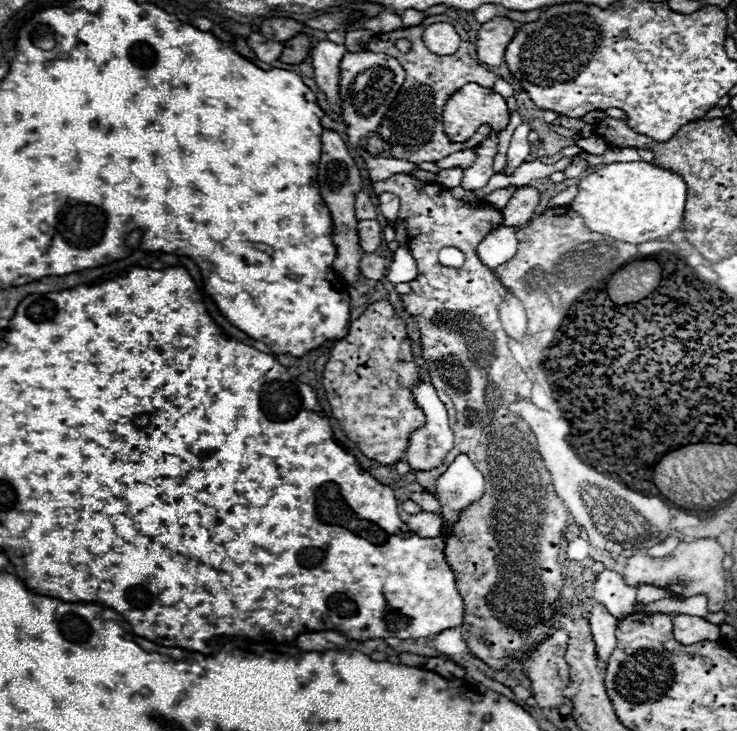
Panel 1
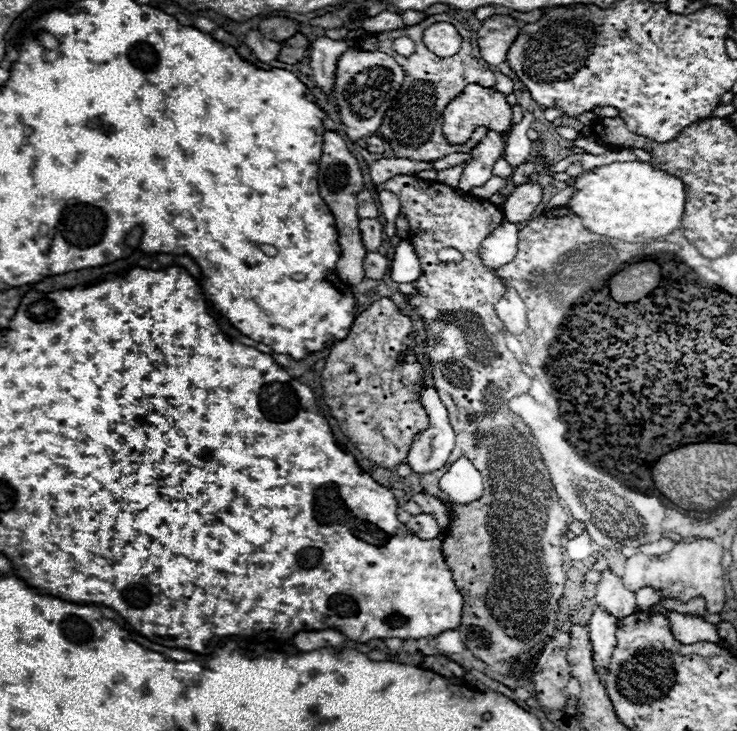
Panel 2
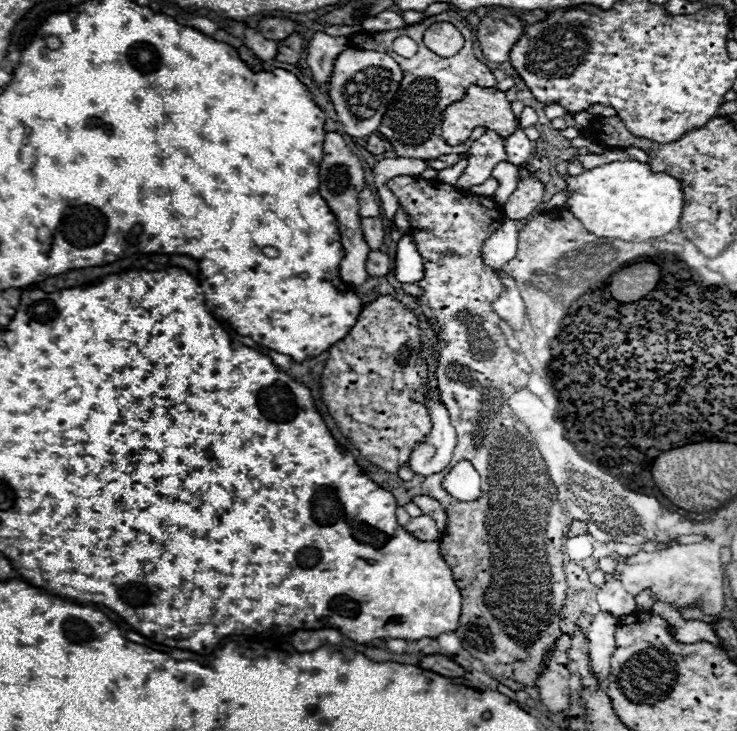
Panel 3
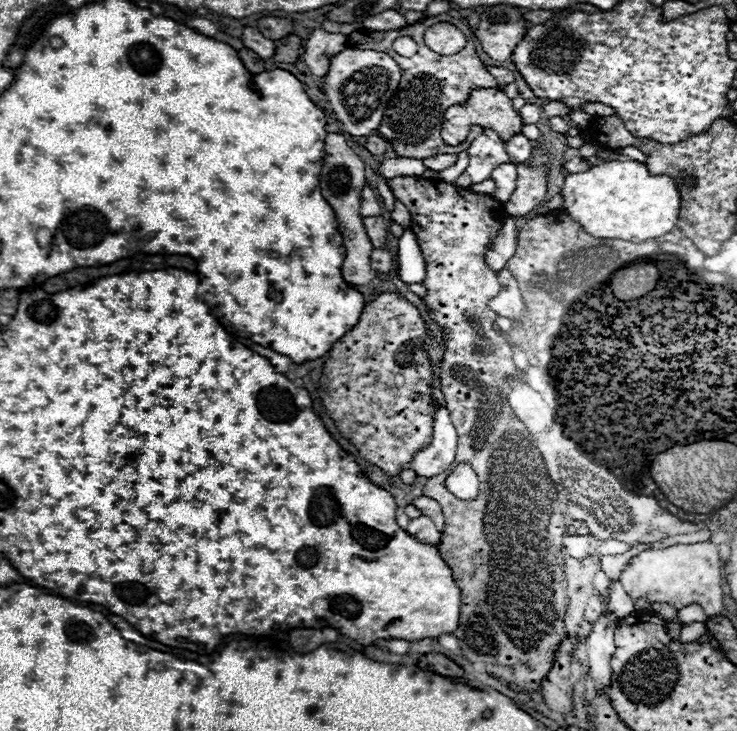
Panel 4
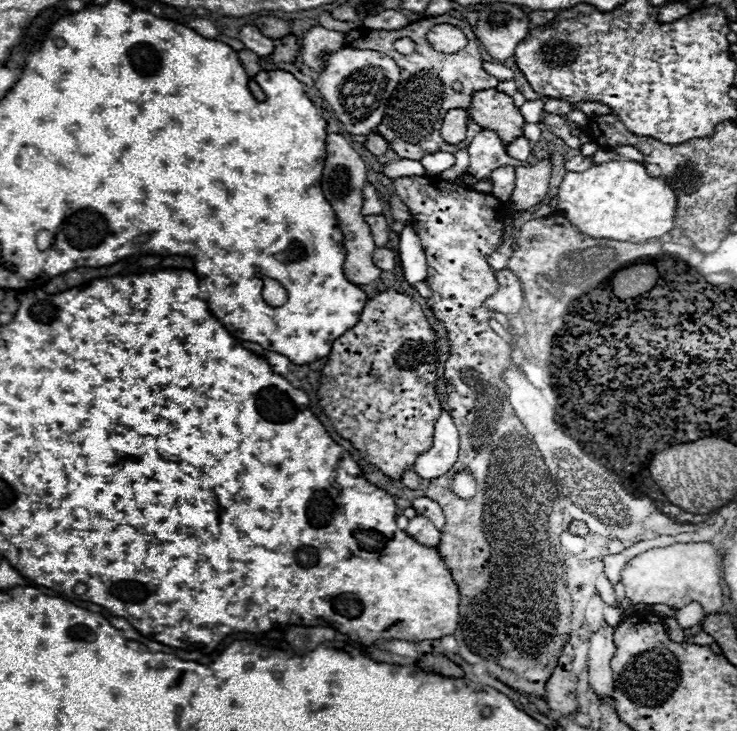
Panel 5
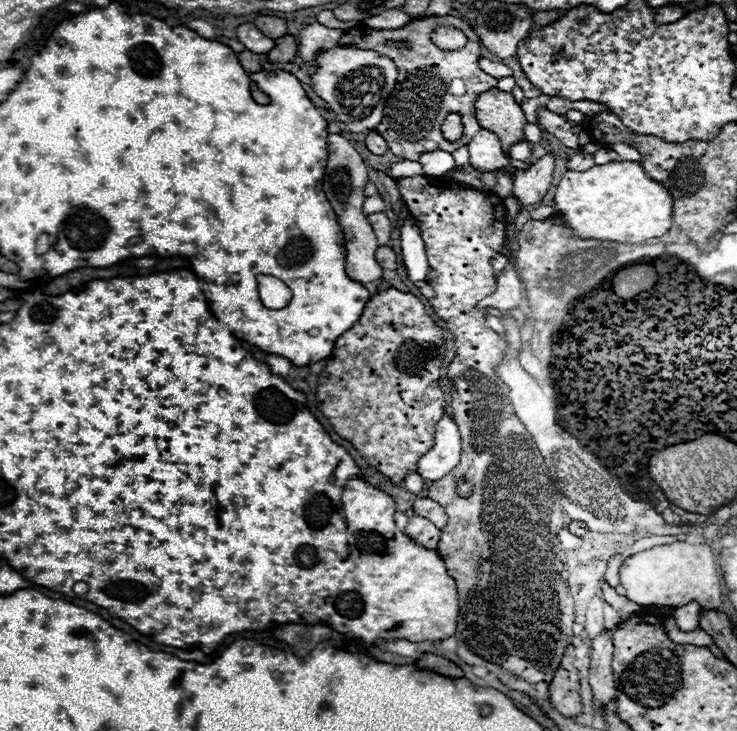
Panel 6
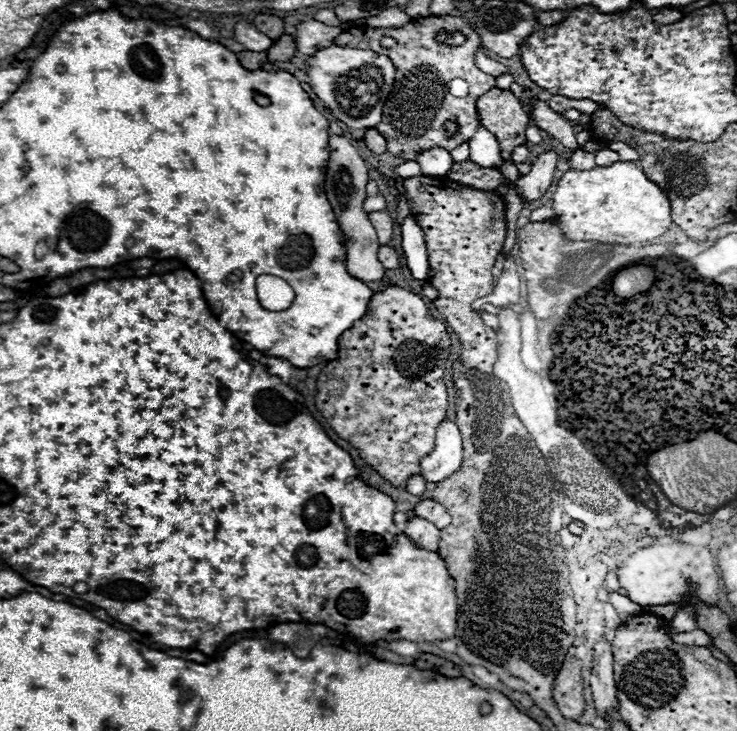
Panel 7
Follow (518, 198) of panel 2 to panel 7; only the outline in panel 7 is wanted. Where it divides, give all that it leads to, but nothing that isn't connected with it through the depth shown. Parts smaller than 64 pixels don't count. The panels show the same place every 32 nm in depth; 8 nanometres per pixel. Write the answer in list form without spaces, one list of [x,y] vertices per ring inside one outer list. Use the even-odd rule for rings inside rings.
[[[554,150],[542,152],[542,154],[532,162],[530,174],[518,178],[518,182],[516,182],[518,194],[520,194],[526,202],[538,200],[538,198],[548,190],[548,186],[552,184],[556,164],[558,164],[558,154],[556,154]]]

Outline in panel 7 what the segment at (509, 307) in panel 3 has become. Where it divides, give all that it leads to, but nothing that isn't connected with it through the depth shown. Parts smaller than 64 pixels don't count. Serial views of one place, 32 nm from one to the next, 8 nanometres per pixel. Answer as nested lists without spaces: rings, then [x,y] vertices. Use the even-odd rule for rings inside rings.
[[[510,252],[510,254],[506,254],[504,268],[502,268],[500,276],[496,278],[496,286],[494,286],[492,294],[474,301],[472,308],[480,310],[483,304],[490,302],[500,308],[500,306],[518,304],[520,300],[522,300],[522,280],[520,280],[520,274],[518,274],[516,256]]]

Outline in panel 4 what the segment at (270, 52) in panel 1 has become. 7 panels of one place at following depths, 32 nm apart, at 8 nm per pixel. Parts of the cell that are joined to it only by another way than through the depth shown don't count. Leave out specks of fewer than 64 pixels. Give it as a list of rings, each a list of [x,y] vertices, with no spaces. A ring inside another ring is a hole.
[[[246,26],[246,28],[242,30],[240,40],[246,44],[246,48],[250,48],[252,52],[256,52],[256,54],[258,54],[260,58],[264,58],[264,60],[268,60],[268,58],[272,58],[272,56],[274,56],[274,50],[276,50],[274,40],[264,38],[256,28]]]

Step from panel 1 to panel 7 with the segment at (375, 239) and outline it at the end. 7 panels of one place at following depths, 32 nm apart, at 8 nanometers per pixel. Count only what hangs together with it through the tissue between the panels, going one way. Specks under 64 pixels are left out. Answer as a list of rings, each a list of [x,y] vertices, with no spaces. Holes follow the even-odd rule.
[[[380,210],[380,212],[370,212],[370,222],[372,226],[376,228],[376,234],[378,234],[378,240],[382,244],[388,244],[390,238],[392,238],[392,228],[394,228],[394,220],[390,216],[388,210]]]

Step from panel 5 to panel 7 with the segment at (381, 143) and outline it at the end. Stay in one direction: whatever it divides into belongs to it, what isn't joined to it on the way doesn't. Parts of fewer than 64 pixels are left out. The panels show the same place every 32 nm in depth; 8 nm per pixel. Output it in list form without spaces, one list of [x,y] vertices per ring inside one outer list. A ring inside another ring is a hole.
[[[366,128],[366,130],[364,130],[364,142],[366,142],[366,146],[368,146],[374,154],[386,152],[386,140],[384,140],[384,136],[382,136],[376,128]]]

